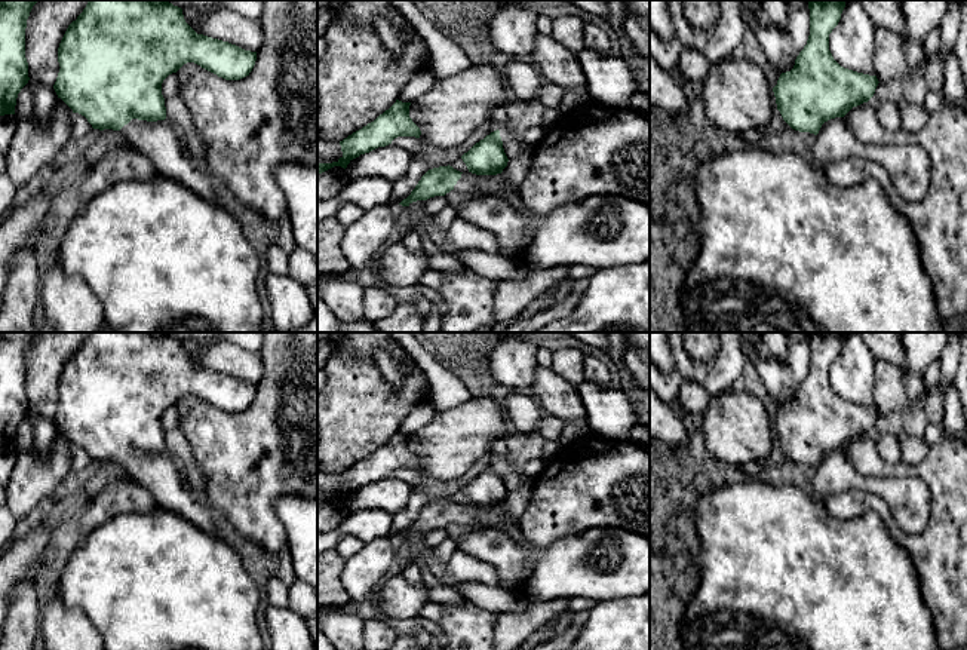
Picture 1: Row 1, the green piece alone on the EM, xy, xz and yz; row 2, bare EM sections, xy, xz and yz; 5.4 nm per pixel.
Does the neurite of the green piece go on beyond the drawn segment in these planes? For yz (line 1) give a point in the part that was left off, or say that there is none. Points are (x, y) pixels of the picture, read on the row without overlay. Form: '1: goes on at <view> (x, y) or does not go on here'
1: goes on at yz (908, 499)

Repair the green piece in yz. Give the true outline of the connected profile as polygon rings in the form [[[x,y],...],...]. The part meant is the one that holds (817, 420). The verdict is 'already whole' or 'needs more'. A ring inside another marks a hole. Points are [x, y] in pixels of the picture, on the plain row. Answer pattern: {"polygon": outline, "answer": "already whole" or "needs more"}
{"polygon": [[[808,332],[810,368],[795,392],[791,404],[782,405],[773,420],[777,442],[795,463],[816,467],[813,488],[816,497],[828,497],[847,491],[863,491],[879,497],[891,512],[896,524],[909,534],[921,534],[930,519],[931,496],[928,487],[918,478],[877,478],[862,475],[845,457],[844,448],[868,435],[878,418],[877,408],[857,405],[841,399],[829,383],[829,367],[838,358],[845,332]]], "answer": "needs more"}

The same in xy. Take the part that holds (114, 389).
{"polygon": [[[88,332],[86,340],[73,353],[58,380],[59,405],[53,421],[71,442],[88,451],[93,462],[119,463],[135,481],[148,490],[157,505],[191,525],[218,536],[212,508],[185,481],[181,466],[166,451],[163,413],[184,396],[194,395],[225,413],[240,413],[252,404],[257,384],[245,383],[228,374],[197,367],[184,352],[182,341],[168,332]]], "answer": "needs more"}

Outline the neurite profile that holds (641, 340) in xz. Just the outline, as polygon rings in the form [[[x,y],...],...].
[[[624,332],[624,338],[650,355],[650,332]]]

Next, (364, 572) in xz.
[[[390,536],[366,542],[353,557],[346,559],[341,579],[353,601],[371,600],[396,559],[396,540]]]

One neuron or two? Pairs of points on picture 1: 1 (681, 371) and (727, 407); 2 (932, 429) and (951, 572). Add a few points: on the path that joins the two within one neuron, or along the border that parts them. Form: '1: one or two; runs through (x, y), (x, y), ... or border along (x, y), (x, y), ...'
1: two; border along (734, 386), (712, 398)
2: two; border along (945, 431), (945, 435), (930, 447)

